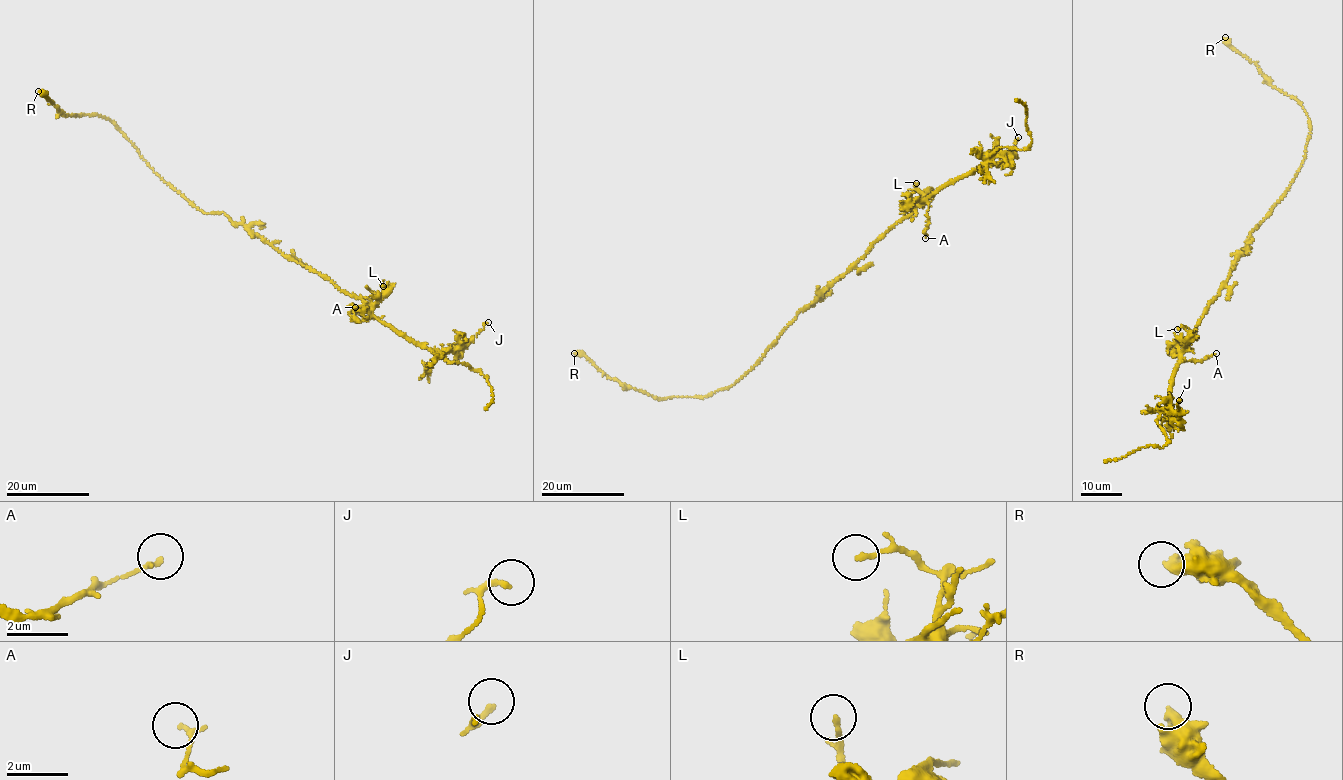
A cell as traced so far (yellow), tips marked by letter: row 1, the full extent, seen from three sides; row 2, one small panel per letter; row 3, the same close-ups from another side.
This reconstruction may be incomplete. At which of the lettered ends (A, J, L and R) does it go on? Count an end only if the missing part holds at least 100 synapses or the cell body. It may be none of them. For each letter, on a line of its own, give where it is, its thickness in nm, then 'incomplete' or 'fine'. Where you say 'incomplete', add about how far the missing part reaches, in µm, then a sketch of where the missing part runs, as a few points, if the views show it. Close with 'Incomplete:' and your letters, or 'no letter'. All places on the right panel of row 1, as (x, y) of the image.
A: (1216, 353) | 140 nm | fine
J: (1179, 400) | 140 nm | fine
L: (1177, 329) | 130 nm | fine
R: (1225, 37) | 400 nm | fine
Incomplete: no letter

